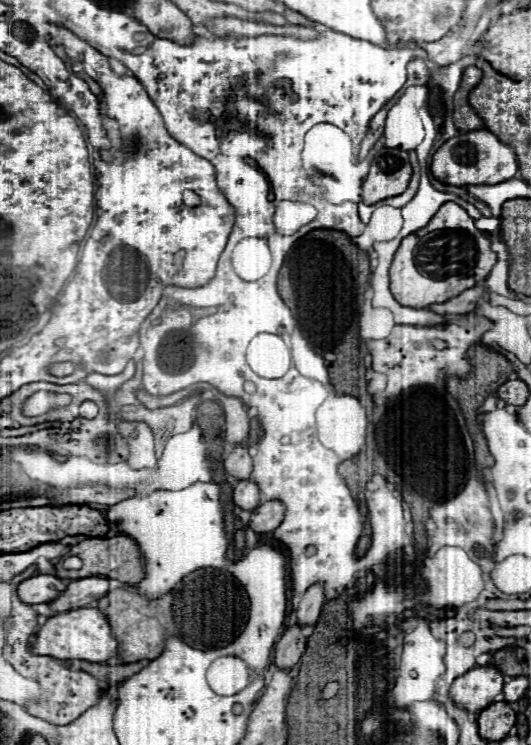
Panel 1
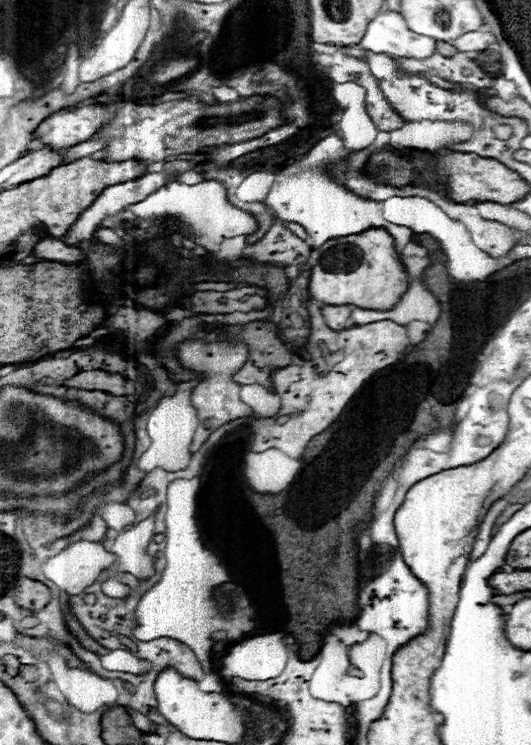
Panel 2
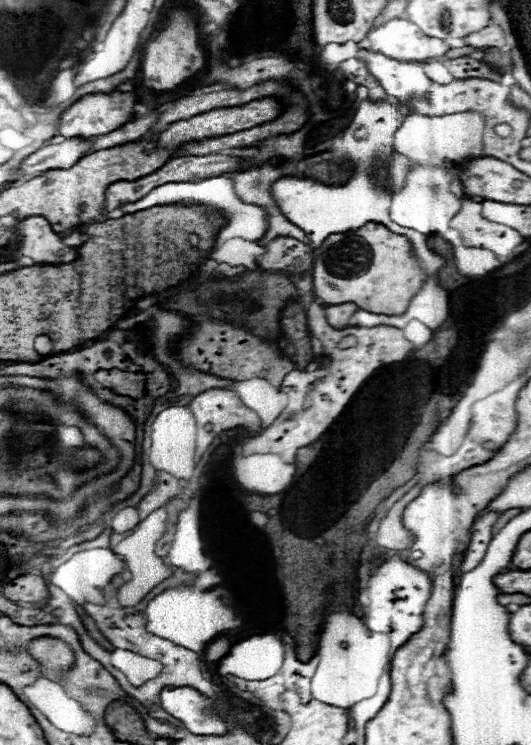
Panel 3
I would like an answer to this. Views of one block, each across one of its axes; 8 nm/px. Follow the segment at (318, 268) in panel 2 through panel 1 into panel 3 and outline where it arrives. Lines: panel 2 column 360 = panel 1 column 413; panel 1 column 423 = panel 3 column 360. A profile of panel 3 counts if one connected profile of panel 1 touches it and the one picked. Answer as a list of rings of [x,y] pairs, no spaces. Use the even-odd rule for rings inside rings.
[[[374,222],[364,224],[360,230],[328,236],[314,254],[312,288],[314,296],[326,304],[354,302],[368,312],[402,314],[410,298],[426,280],[424,270],[418,266],[416,256],[410,250],[410,242]]]

